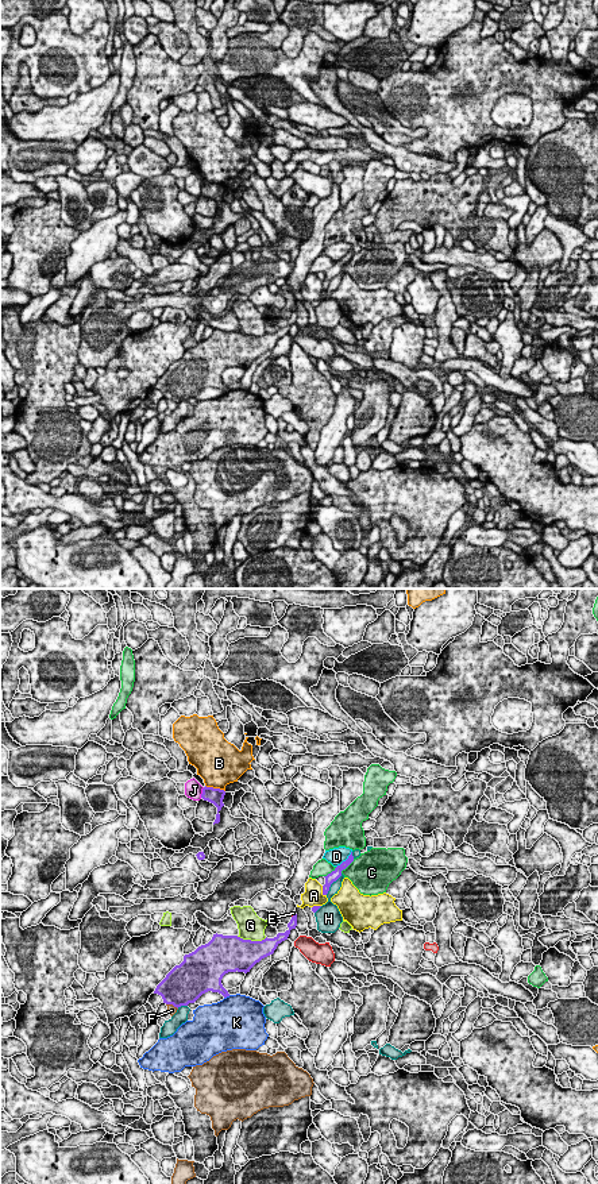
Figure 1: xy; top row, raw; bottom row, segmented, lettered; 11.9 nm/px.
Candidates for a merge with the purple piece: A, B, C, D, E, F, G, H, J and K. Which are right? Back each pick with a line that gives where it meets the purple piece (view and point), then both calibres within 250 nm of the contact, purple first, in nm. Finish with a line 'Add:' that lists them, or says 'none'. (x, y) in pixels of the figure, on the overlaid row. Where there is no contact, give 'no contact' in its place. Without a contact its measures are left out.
Add: none

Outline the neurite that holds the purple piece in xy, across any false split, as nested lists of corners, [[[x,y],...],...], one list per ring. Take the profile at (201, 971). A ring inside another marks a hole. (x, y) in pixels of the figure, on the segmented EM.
[[[297,914],[292,917],[285,933],[278,933],[274,938],[265,938],[262,941],[243,940],[238,936],[213,934],[212,940],[198,946],[194,952],[185,954],[184,961],[175,965],[166,977],[157,986],[154,994],[162,996],[163,1003],[174,1007],[188,1006],[194,1003],[202,994],[212,991],[219,992],[224,998],[229,996],[223,987],[221,979],[228,972],[250,972],[250,969],[262,959],[274,953],[277,946],[288,940],[290,930],[297,926]]]

